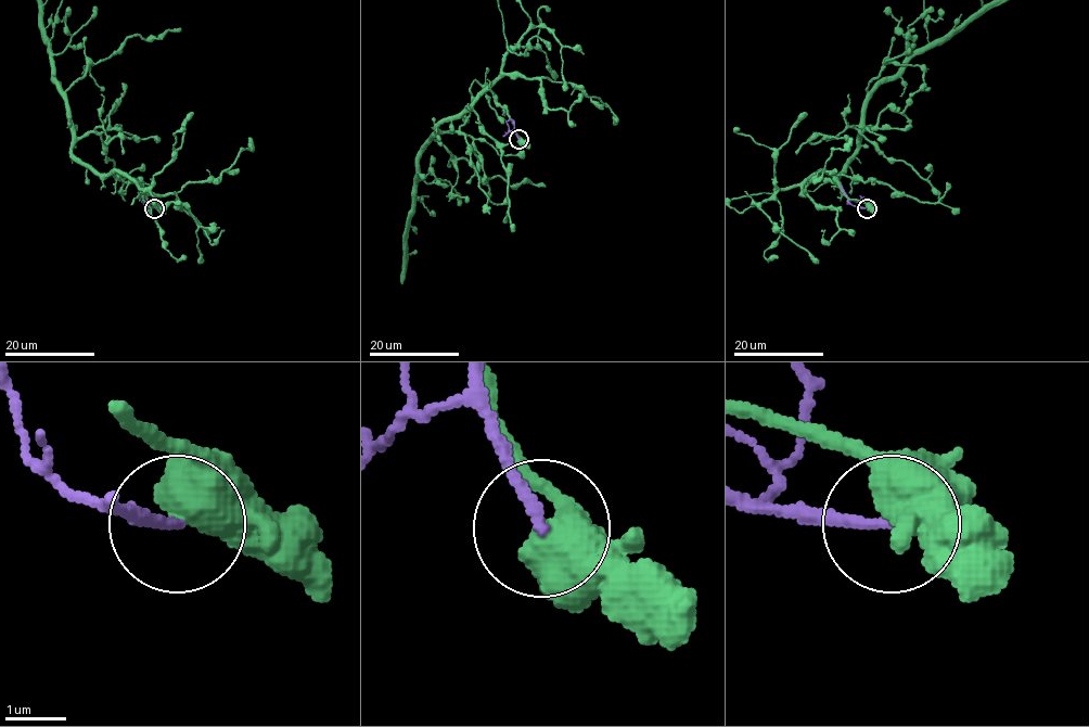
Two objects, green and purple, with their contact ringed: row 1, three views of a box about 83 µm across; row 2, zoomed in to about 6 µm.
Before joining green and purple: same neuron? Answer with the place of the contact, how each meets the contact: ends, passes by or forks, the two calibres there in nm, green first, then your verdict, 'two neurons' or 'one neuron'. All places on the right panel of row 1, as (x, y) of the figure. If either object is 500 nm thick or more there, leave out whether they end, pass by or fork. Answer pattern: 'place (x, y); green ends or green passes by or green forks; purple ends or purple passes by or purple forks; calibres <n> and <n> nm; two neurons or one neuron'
place (867, 208); calibres 750 and 180 nm; two neurons

